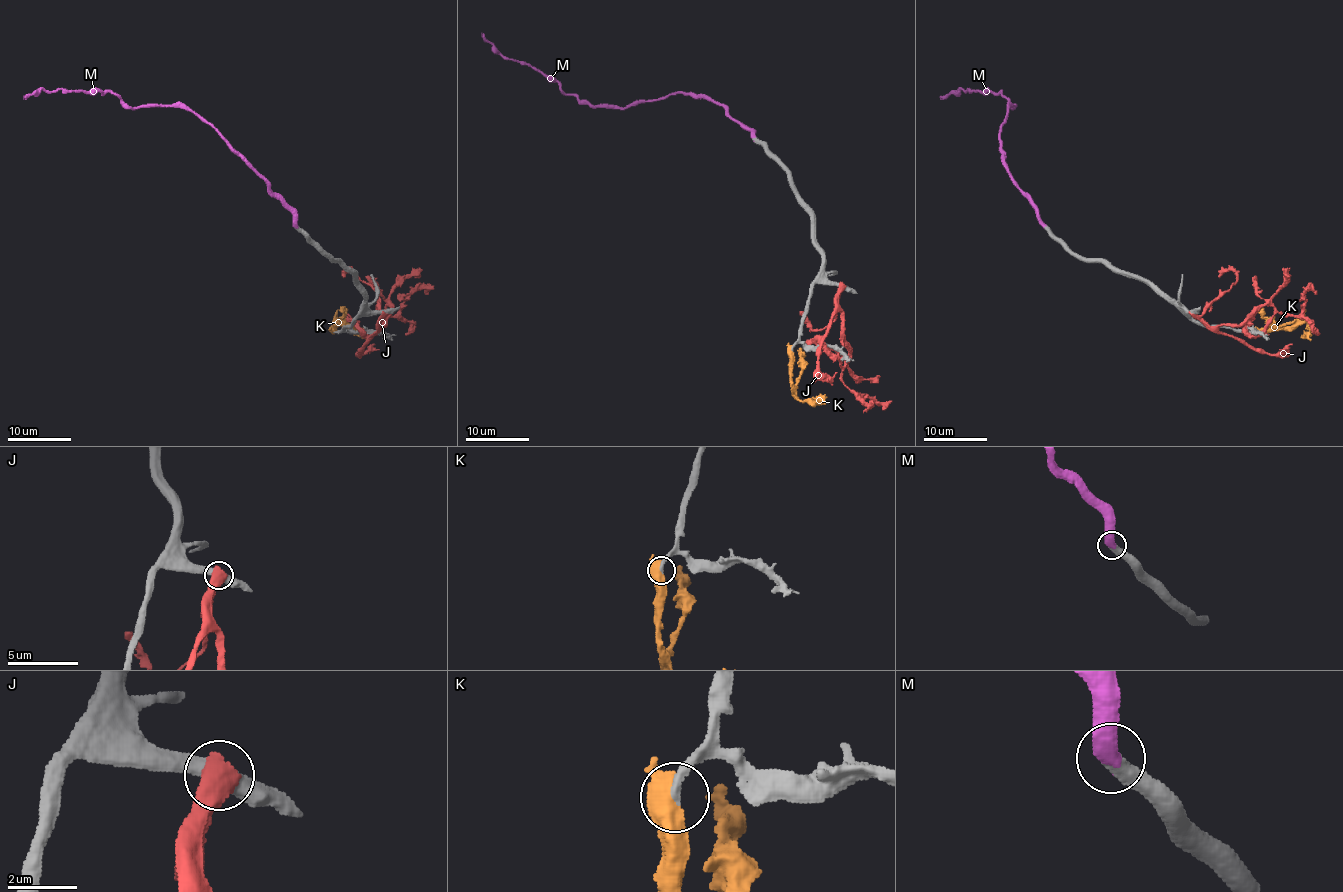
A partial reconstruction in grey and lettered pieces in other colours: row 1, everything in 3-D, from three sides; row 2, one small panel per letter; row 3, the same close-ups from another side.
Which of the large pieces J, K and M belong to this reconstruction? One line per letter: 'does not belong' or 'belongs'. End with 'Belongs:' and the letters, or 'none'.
J: does not belong
K: does not belong
M: belongs
Belongs: M

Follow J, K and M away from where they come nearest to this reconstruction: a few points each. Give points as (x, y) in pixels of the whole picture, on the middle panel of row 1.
J: (841, 286), (838, 304), (841, 342), (848, 350), (841, 380), (855, 394), (878, 402), (892, 402)
K: (792, 350), (792, 389), (799, 399), (818, 402), (827, 397)
M: (754, 139), (721, 106), (704, 98), (670, 93), (624, 107), (593, 107), (533, 68), (509, 60), (482, 33)

